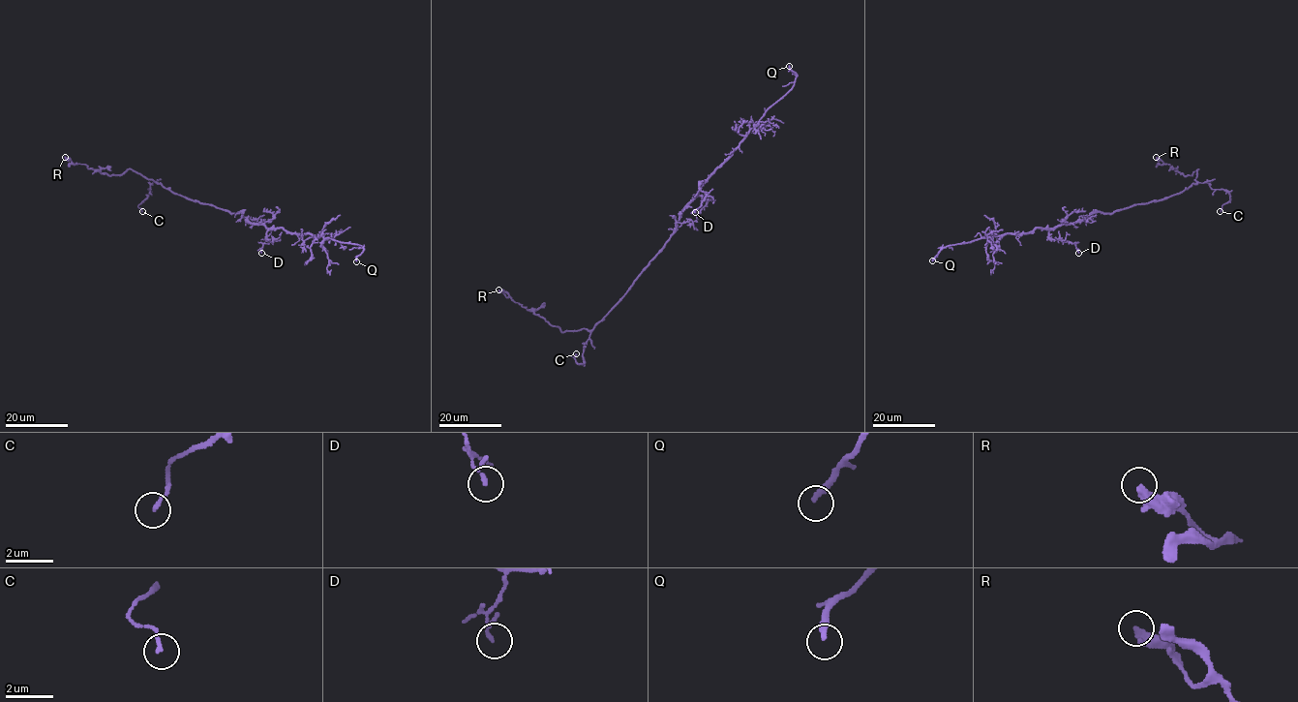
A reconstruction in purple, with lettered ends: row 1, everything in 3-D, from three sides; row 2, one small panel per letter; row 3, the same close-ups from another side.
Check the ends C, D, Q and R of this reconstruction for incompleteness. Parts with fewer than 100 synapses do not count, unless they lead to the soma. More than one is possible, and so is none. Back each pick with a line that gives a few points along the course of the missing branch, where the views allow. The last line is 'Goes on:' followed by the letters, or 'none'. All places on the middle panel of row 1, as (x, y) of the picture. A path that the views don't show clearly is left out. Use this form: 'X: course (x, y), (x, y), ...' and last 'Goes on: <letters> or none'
Q: course (789, 66), (799, 49), (799, 41), (799, 35), (783, 18)
Goes on: Q

